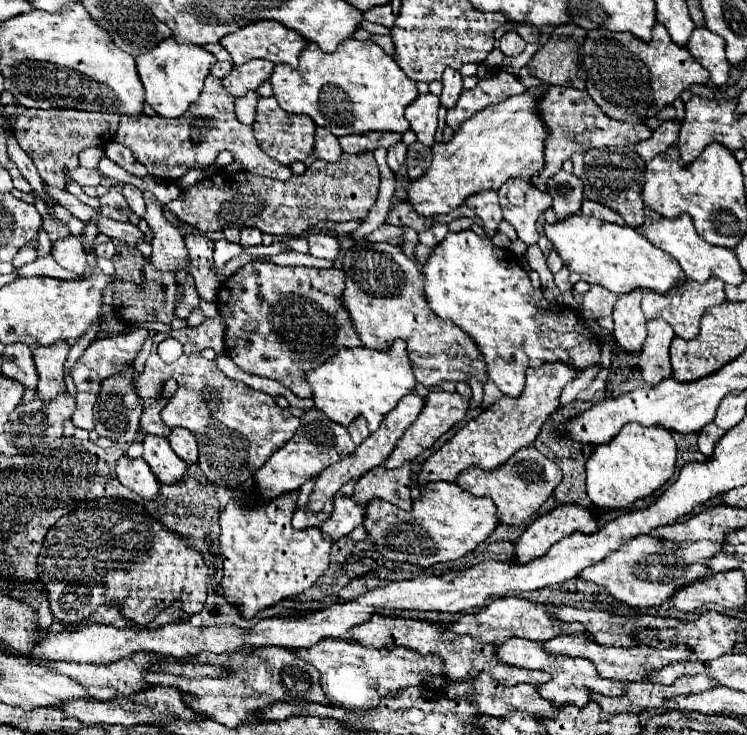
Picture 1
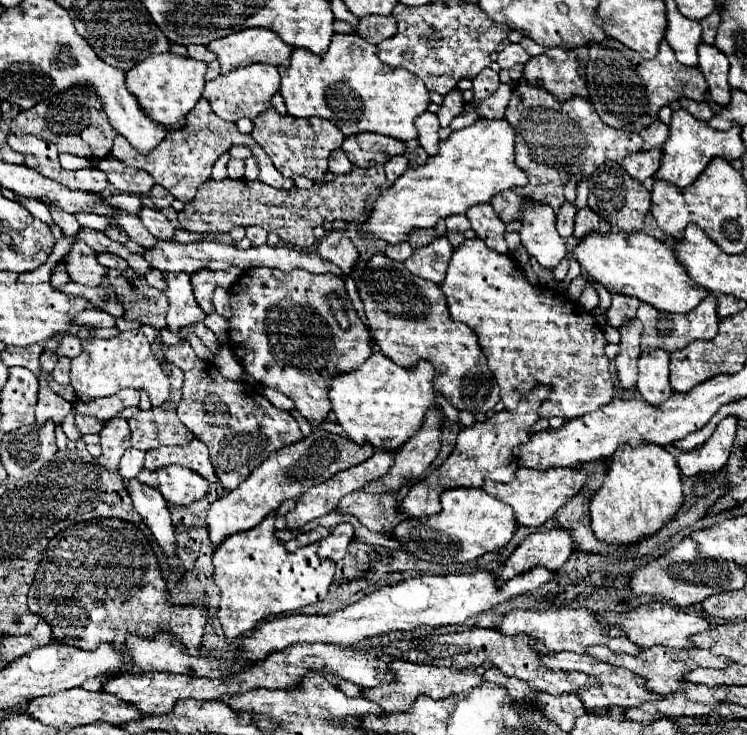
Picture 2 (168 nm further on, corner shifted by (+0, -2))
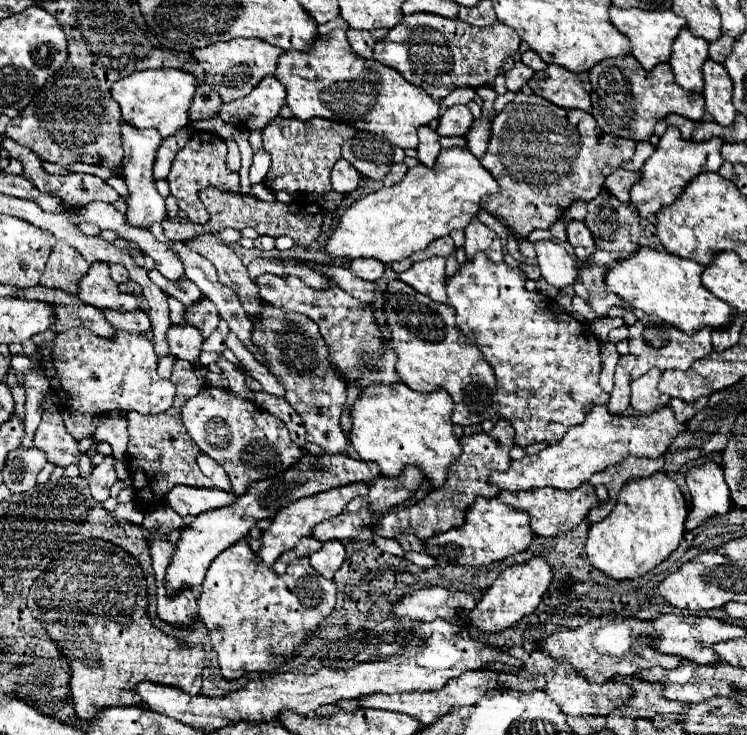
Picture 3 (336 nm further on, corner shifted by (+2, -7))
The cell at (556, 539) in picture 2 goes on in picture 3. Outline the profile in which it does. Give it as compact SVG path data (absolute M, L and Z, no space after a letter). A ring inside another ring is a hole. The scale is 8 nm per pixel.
M532 556L528 562L510 566L496 578L496 582L484 592L482 600L472 610L472 624L484 632L500 632L510 628L512 624L516 624L518 620L536 610L550 582L552 582L552 566L542 556Z

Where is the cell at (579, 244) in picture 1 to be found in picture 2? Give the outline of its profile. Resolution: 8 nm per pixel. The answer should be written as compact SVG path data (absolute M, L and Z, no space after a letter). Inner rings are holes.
M606 233L606 235L586 235L574 249L574 255L582 269L592 275L610 293L632 295L658 311L666 313L690 313L704 297L710 295L708 289L694 283L686 267L678 261L672 247L646 235L638 233Z

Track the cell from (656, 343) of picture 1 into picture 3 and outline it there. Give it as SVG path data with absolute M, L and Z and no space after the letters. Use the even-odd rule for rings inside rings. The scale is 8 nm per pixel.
M652 368L648 370L644 376L632 380L632 398L630 398L630 406L636 412L642 414L652 414L656 412L662 402L660 402L660 392L658 392L658 382L660 382L660 370Z

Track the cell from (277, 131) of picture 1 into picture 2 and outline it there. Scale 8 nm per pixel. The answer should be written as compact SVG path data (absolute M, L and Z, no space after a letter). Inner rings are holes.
M274 107L264 111L254 119L254 129L250 133L254 141L260 143L260 147L266 151L274 167L288 179L296 175L304 175L312 179L314 183L322 183L326 171L328 171L328 157L336 149L340 149L346 135L338 131L328 119L310 117L310 119L296 119L292 115L280 115Z

